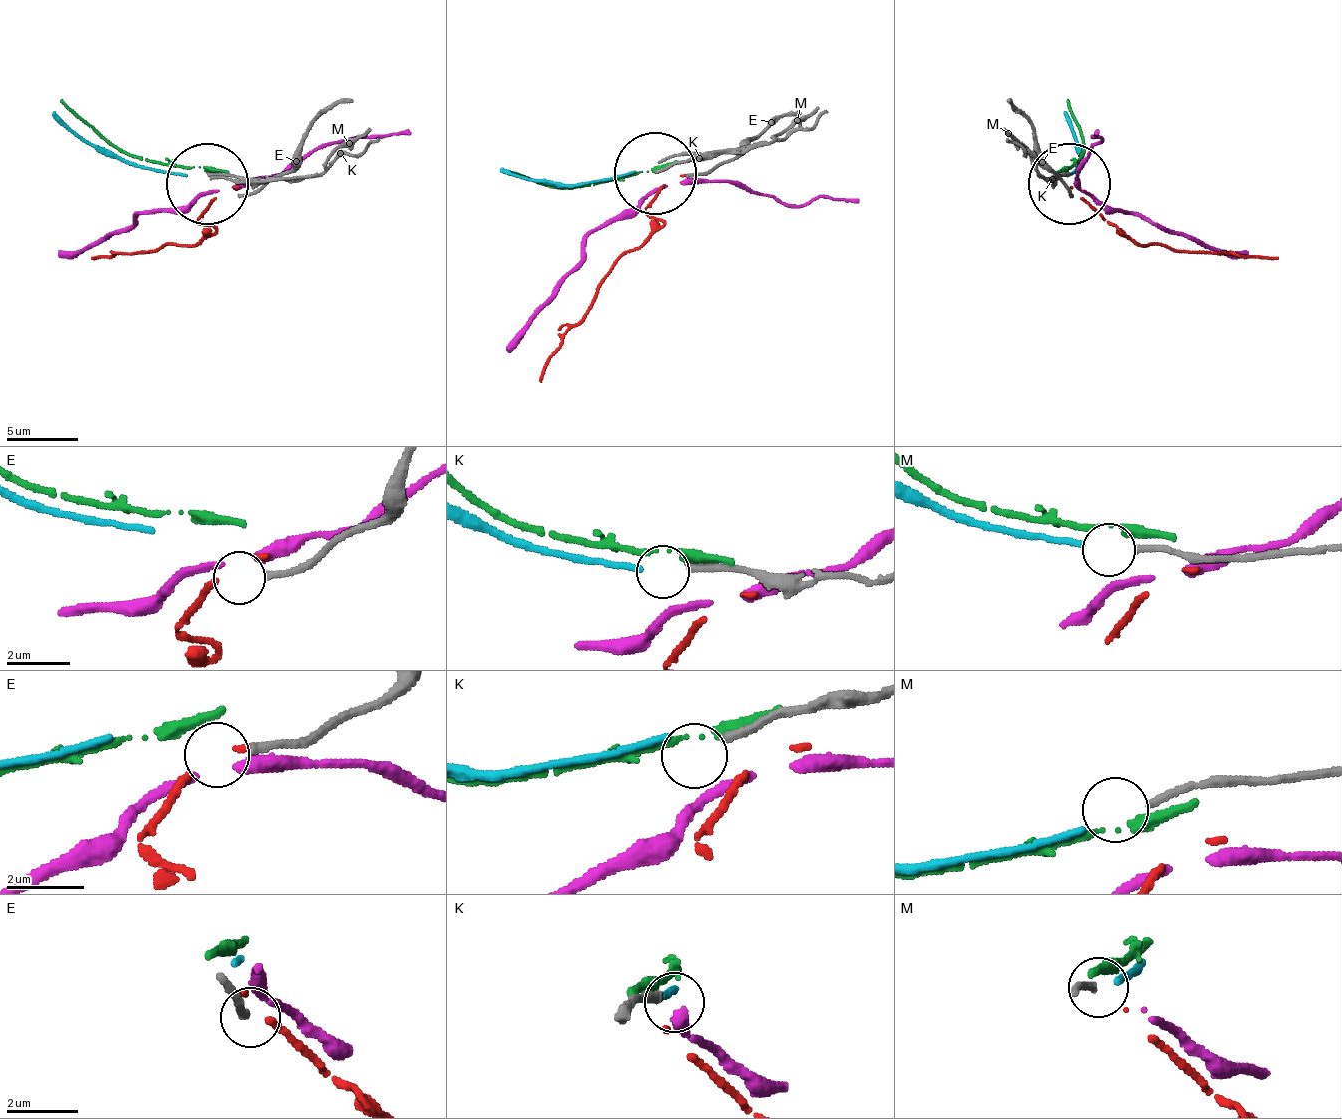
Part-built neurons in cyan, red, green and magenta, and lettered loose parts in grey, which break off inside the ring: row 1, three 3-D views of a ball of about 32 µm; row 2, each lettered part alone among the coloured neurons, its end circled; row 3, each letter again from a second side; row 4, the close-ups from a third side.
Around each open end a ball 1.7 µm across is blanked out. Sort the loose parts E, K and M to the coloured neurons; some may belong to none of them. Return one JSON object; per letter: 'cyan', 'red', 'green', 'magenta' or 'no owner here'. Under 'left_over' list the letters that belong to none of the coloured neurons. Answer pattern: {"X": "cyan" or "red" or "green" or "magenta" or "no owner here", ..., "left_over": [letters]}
{"E": "no owner here", "K": "no owner here", "M": "cyan", "left_over": ["E", "K"]}

